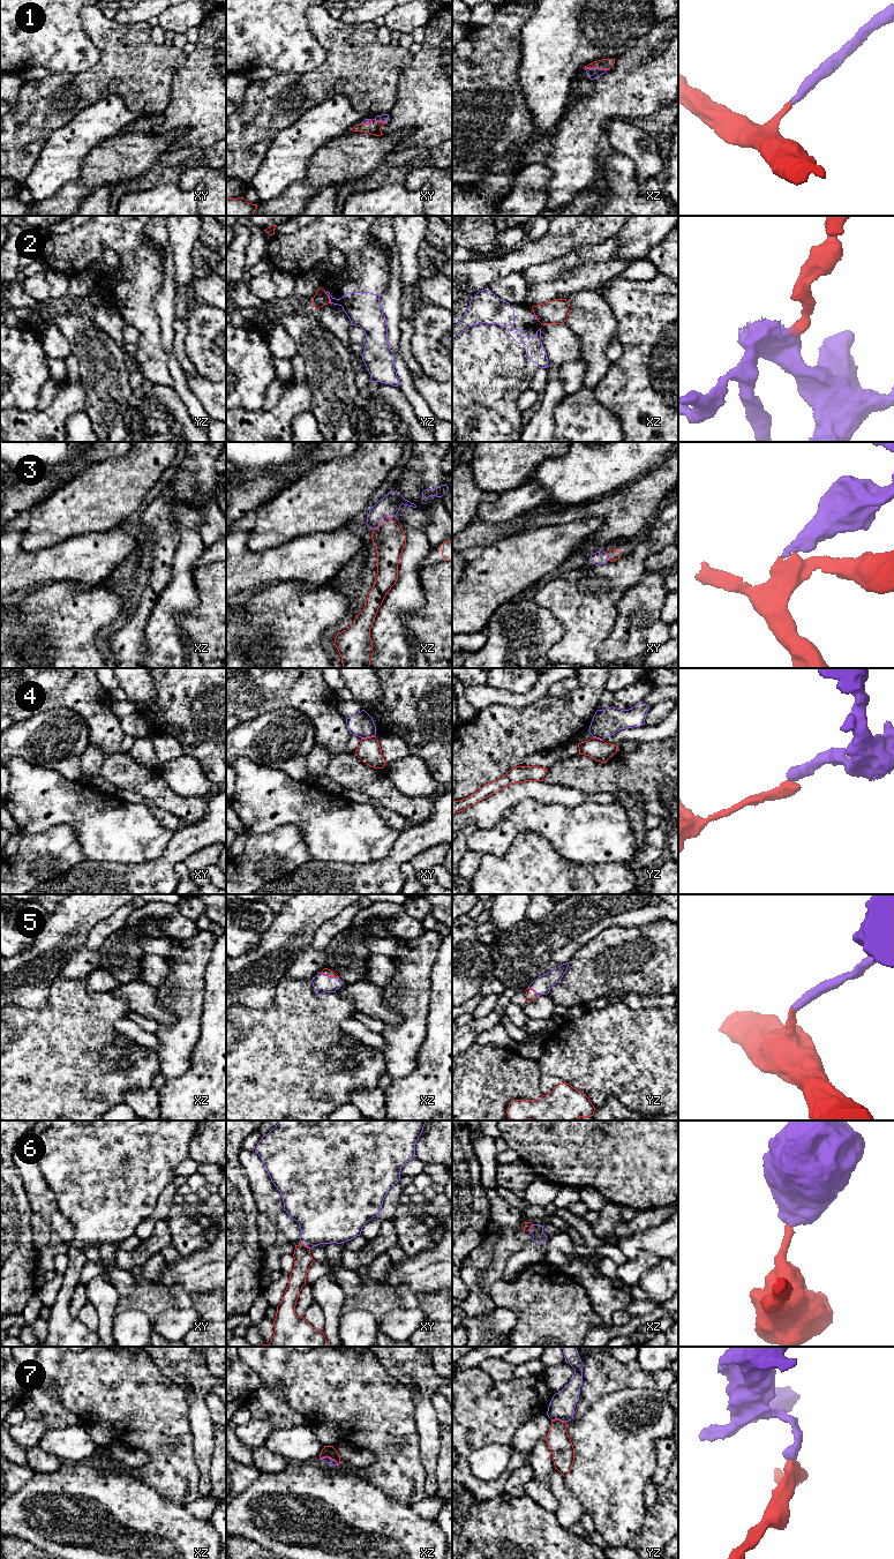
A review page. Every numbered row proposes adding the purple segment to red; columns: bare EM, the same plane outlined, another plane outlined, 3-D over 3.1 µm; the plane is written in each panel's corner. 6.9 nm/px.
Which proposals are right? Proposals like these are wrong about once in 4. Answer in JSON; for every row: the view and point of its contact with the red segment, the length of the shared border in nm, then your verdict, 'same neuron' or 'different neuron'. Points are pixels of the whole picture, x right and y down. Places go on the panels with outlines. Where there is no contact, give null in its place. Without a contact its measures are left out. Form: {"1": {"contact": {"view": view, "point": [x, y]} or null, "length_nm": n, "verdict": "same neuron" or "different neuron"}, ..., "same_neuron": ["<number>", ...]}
{"1": {"contact": {"view": "xz", "point": [595, 67]}, "length_nm": 150, "verdict": "same neuron"}, "2": {"contact": {"view": "yz", "point": [328, 298]}, "length_nm": 90, "verdict": "different neuron"}, "3": {"contact": {"view": "xz", "point": [378, 526]}, "length_nm": 80, "verdict": "same neuron"}, "4": {"contact": {"view": "xy", "point": [367, 737]}, "length_nm": 100, "verdict": "different neuron"}, "5": {"contact": {"view": "xz", "point": [330, 976]}, "length_nm": 140, "verdict": "same neuron"}, "6": {"contact": {"view": "xy", "point": [306, 1246]}, "length_nm": 70, "verdict": "same neuron"}, "7": {"contact": {"view": "xz", "point": [329, 1456]}, "length_nm": 140, "verdict": "different neuron"}, "same_neuron": ["1", "3", "5", "6"]}

